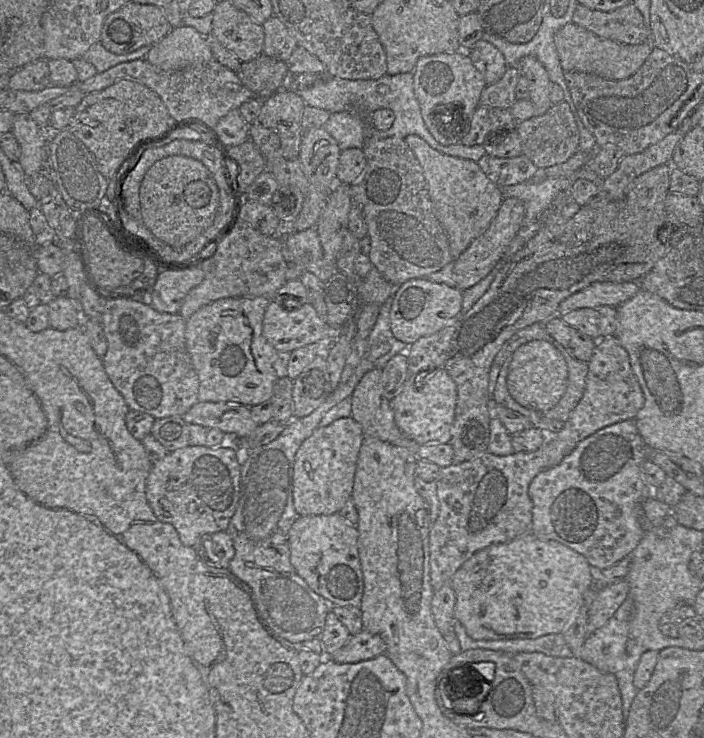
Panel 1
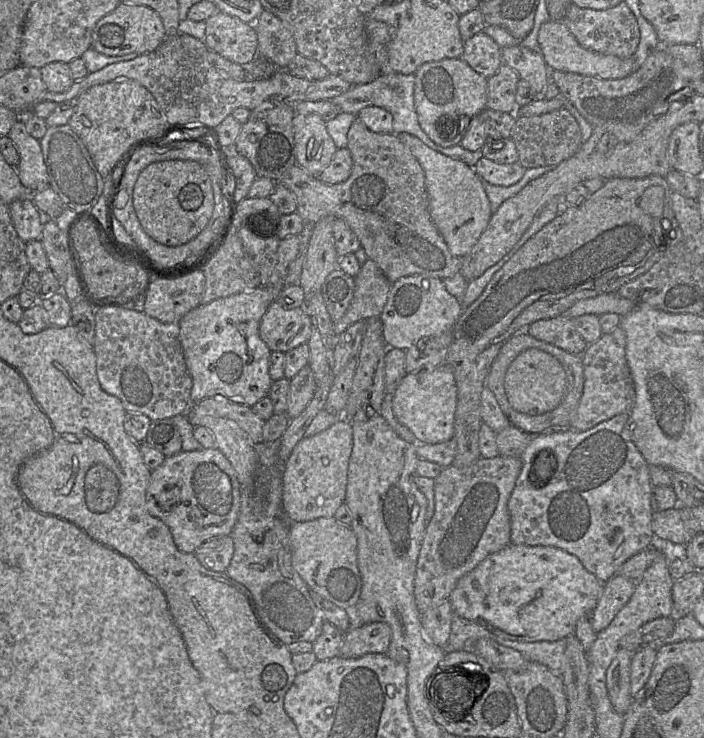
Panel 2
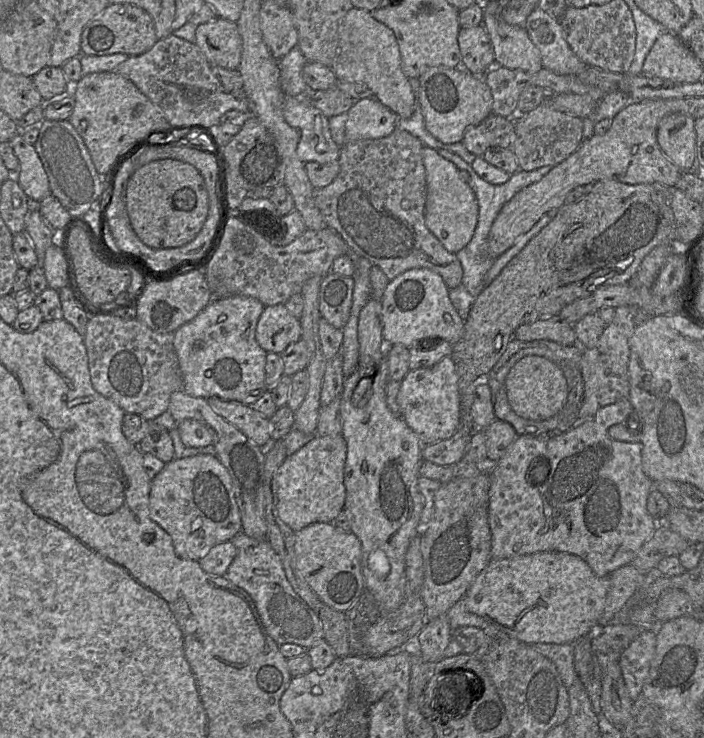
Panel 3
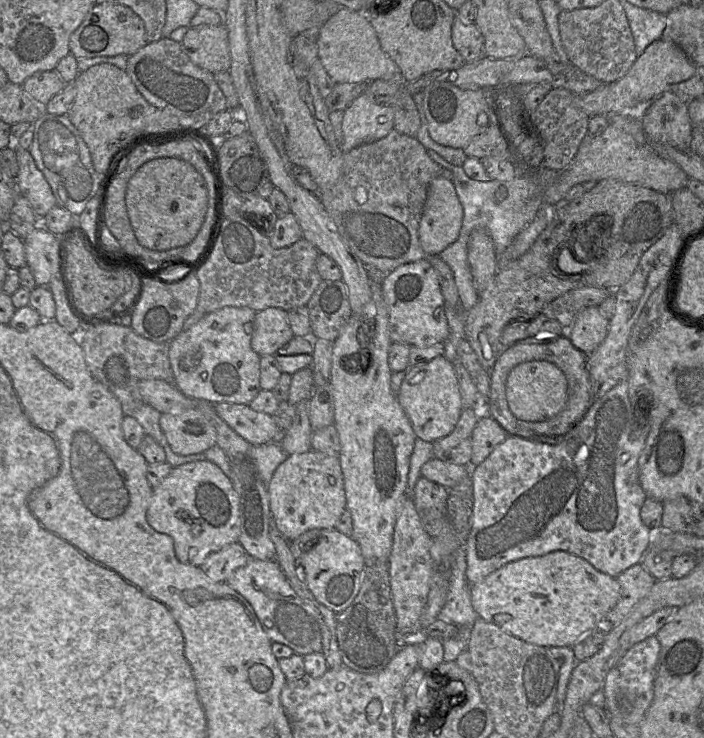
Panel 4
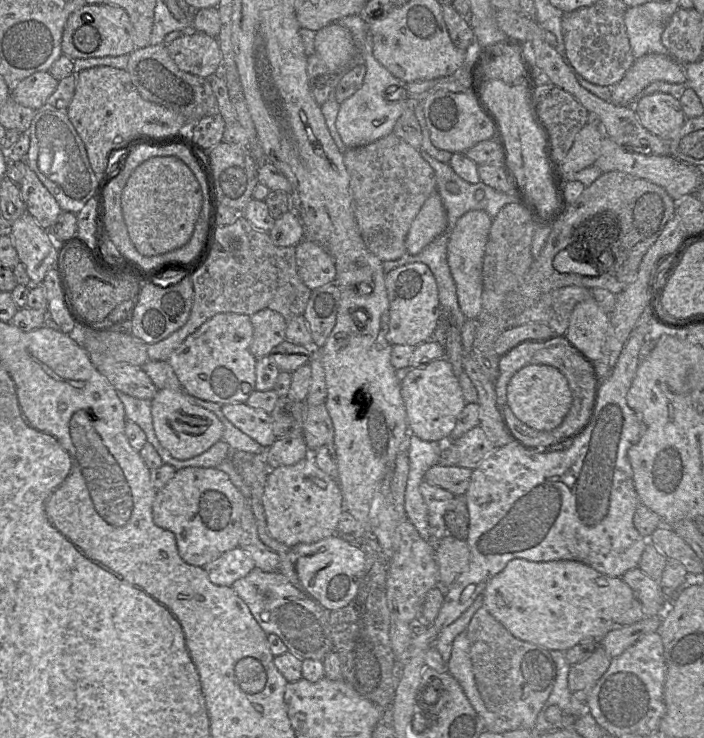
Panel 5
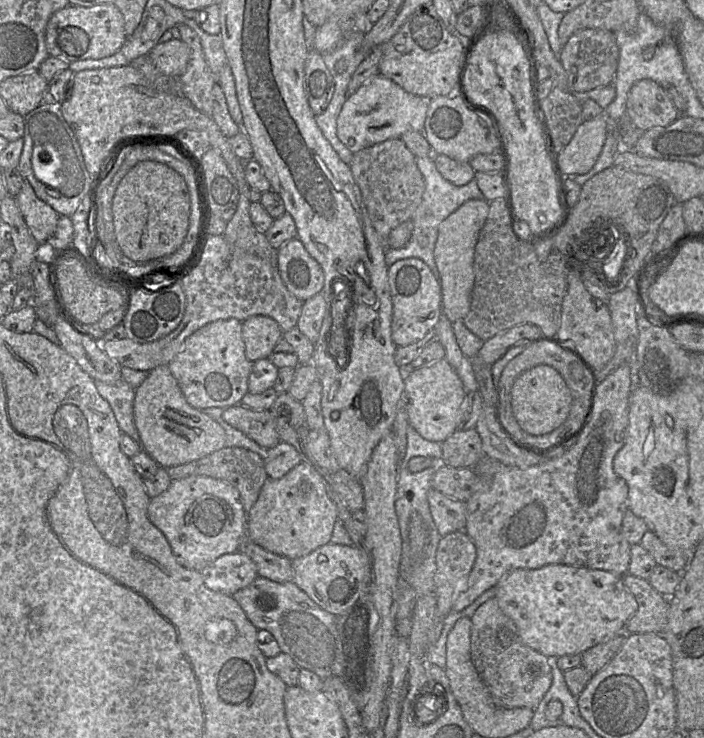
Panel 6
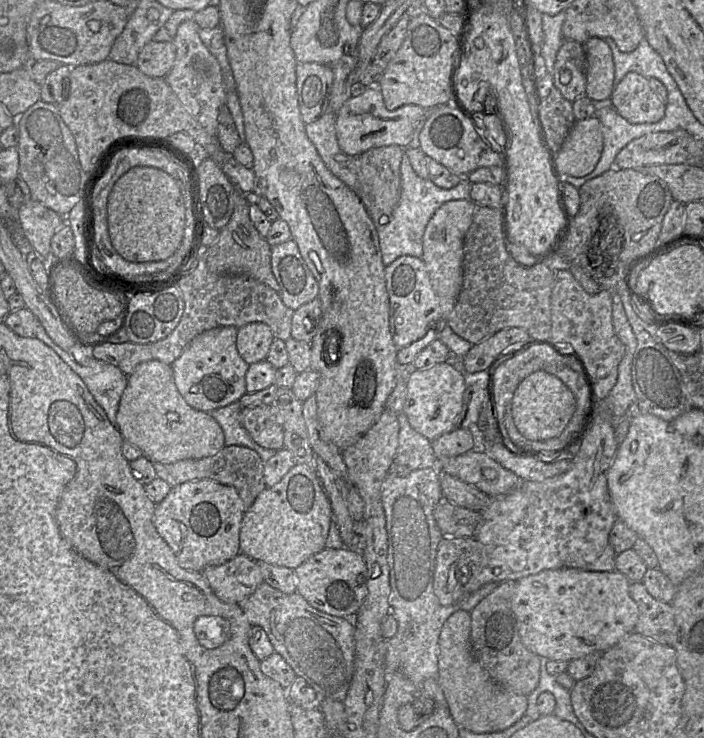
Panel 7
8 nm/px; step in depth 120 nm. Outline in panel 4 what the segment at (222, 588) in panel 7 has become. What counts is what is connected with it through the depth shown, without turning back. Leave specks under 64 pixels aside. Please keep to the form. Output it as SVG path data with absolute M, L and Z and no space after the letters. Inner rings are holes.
M239 542L231 543L207 556L200 568L213 582L225 582L231 573L244 566L249 557Z

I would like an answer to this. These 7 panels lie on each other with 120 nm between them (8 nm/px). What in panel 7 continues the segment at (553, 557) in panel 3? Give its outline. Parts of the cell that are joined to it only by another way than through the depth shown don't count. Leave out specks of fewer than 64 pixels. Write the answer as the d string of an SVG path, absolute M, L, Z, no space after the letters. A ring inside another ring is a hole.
M577 568L547 569L523 577L514 583L511 608L523 645L537 656L566 661L592 652L605 652L634 631L639 618L637 603L629 593L630 580L617 570L585 571Z

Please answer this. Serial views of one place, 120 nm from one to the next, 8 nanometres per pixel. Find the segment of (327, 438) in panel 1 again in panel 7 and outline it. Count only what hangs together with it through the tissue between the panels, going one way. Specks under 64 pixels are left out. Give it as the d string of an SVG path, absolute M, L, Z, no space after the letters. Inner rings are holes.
M296 464L274 486L260 492L253 505L245 511L240 529L240 553L257 562L297 569L311 556L326 548L333 511L316 472L308 465Z

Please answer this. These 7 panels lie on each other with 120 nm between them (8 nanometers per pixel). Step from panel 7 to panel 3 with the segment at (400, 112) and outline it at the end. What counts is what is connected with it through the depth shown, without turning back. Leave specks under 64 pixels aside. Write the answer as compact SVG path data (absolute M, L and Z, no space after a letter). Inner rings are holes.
M374 97L357 100L347 112L344 142L387 137L397 121L397 115Z

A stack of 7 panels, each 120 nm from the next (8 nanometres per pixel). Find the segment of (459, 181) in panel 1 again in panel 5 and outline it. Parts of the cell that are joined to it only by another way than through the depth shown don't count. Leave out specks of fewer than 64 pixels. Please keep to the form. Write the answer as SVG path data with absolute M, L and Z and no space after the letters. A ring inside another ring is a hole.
M434 191L414 218L407 233L405 246L408 254L420 253L440 236L447 227L447 215L440 195Z

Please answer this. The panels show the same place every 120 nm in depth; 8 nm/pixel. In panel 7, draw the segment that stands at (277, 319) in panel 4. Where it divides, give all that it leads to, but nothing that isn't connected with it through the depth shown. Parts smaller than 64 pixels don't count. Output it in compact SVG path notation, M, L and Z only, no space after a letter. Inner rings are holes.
M248 323L238 328L238 353L248 365L264 361L274 339L273 332L267 324Z

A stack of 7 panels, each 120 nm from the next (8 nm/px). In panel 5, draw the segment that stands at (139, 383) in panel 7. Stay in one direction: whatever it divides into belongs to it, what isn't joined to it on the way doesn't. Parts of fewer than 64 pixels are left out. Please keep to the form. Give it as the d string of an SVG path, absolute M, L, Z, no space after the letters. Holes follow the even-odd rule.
M158 389L151 404L153 429L157 440L168 453L177 460L187 460L207 451L212 445L222 439L223 424L217 416L188 399L189 395L183 389Z

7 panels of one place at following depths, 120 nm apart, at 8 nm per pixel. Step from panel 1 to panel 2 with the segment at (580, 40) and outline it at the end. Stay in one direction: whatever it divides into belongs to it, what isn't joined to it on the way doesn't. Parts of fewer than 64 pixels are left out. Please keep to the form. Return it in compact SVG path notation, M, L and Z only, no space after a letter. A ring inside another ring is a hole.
M560 20L543 23L538 32L538 43L543 59L550 71L577 73L602 79L621 79L635 71L633 56L621 59L614 55L605 55L583 48L567 26Z

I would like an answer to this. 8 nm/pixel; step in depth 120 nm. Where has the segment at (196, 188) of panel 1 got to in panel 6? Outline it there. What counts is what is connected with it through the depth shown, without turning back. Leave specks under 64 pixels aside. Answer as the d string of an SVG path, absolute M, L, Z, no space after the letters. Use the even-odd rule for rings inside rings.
M155 161L137 163L120 181L112 202L114 231L125 256L148 261L175 252L188 231L190 192L184 178Z

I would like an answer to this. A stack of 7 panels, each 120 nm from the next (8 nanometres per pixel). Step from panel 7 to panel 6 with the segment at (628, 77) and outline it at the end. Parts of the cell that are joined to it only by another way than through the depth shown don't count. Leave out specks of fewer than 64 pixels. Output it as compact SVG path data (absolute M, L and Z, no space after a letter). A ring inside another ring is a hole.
M651 79L639 80L629 90L626 116L642 131L668 126L680 115L664 88Z

